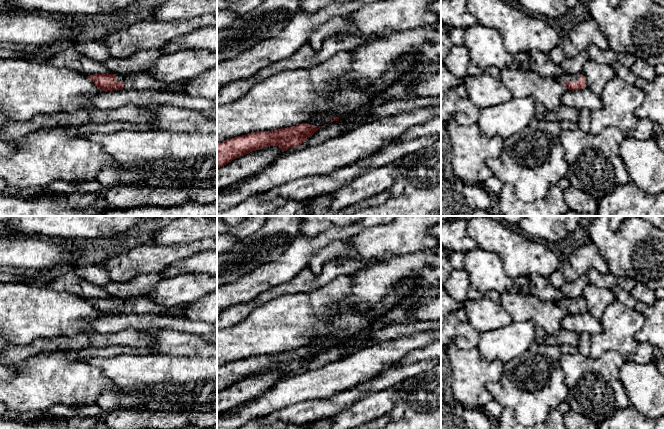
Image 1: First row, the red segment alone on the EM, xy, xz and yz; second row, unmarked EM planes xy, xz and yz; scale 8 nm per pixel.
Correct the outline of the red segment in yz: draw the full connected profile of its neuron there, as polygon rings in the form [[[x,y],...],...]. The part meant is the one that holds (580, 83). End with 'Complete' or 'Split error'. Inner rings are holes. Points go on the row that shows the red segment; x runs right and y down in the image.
[[[563,73],[559,78],[559,82],[562,82],[569,90],[580,90],[586,87],[584,76],[581,74],[567,74]]]. Split error

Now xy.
[[[150,73],[137,74],[96,74],[88,78],[103,91],[113,90],[166,90],[183,93],[187,88],[185,80],[164,84],[156,80]]]. Split error

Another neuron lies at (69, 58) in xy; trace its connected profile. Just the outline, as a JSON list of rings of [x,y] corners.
[[[73,47],[56,53],[48,59],[47,63],[58,68],[67,68],[83,73],[87,76],[107,73],[107,69],[104,67],[102,62],[82,55]]]

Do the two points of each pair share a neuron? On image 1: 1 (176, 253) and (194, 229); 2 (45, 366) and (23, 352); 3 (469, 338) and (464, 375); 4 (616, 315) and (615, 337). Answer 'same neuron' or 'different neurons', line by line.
1: different neurons
2: different neurons
3: different neurons
4: same neuron

